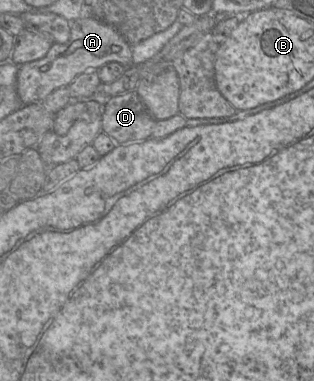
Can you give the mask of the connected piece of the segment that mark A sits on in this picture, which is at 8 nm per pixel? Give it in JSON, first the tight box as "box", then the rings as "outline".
{"box":[17,16,133,105],"outline":[[[85,16],[71,22],[67,43],[54,43],[44,58],[19,66],[17,94],[23,105],[41,103],[54,90],[69,86],[80,74],[99,70],[110,62],[118,62],[126,68],[133,66],[132,46],[113,26],[93,16]]]}

